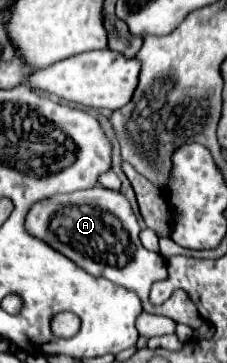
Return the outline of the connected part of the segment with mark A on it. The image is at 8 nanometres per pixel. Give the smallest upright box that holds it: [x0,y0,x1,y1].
[24,185,204,329]

